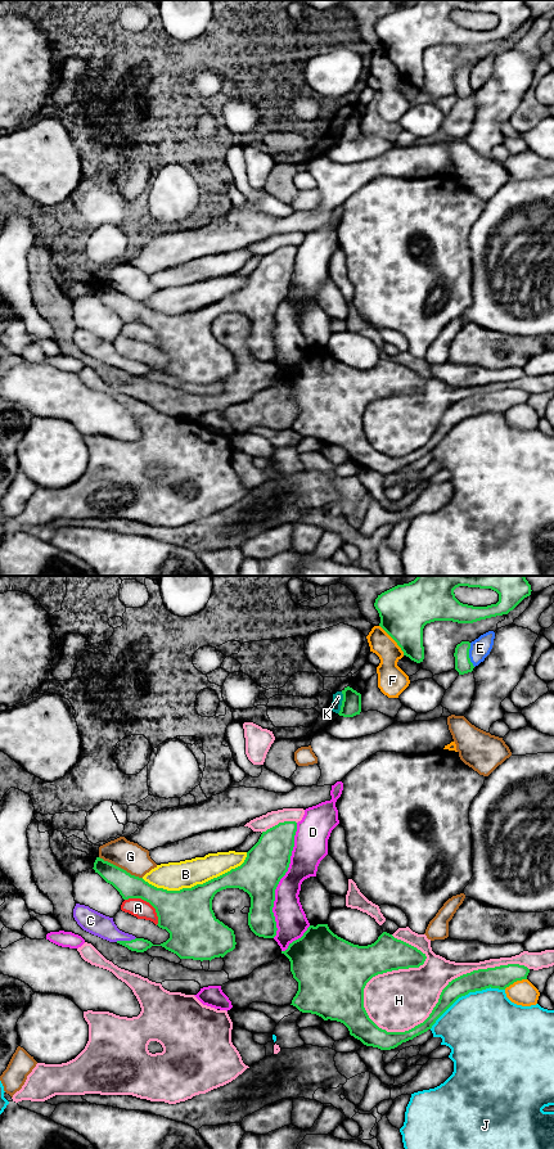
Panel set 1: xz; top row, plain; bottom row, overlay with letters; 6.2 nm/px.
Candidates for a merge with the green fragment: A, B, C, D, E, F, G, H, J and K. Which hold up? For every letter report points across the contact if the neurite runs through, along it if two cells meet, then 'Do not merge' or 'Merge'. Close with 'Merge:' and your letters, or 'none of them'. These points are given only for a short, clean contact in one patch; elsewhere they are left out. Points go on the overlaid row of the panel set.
A: Do not merge
B: Do not merge
C: Path across: xz (139, 945), (125, 941), (93, 922). Merge
D: Do not merge
E: Do not merge
F: Do not merge
G: Do not merge
H: Do not merge
J: Do not merge
K: Boundary: xz (342, 692), (342, 704), (338, 713). Do not merge
Merge: C

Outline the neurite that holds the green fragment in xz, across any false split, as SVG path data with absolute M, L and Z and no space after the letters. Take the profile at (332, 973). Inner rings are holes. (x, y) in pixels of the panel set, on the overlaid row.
M328 924L310 925L303 936L289 943L285 951L281 951L290 961L290 972L298 982L298 991L292 1000L302 1013L311 1013L321 1017L324 1020L337 1020L343 1023L350 1035L360 1040L366 1046L380 1050L391 1050L413 1040L414 1037L432 1028L436 1020L461 996L469 992L486 988L505 990L517 981L527 979L530 969L519 964L508 964L495 968L478 969L463 974L442 990L438 1002L429 1017L420 1024L405 1032L387 1032L379 1028L368 1015L364 1008L364 988L375 975L398 969L419 968L424 964L427 956L416 947L395 938L383 932L378 940L368 946L353 945L334 934Z

